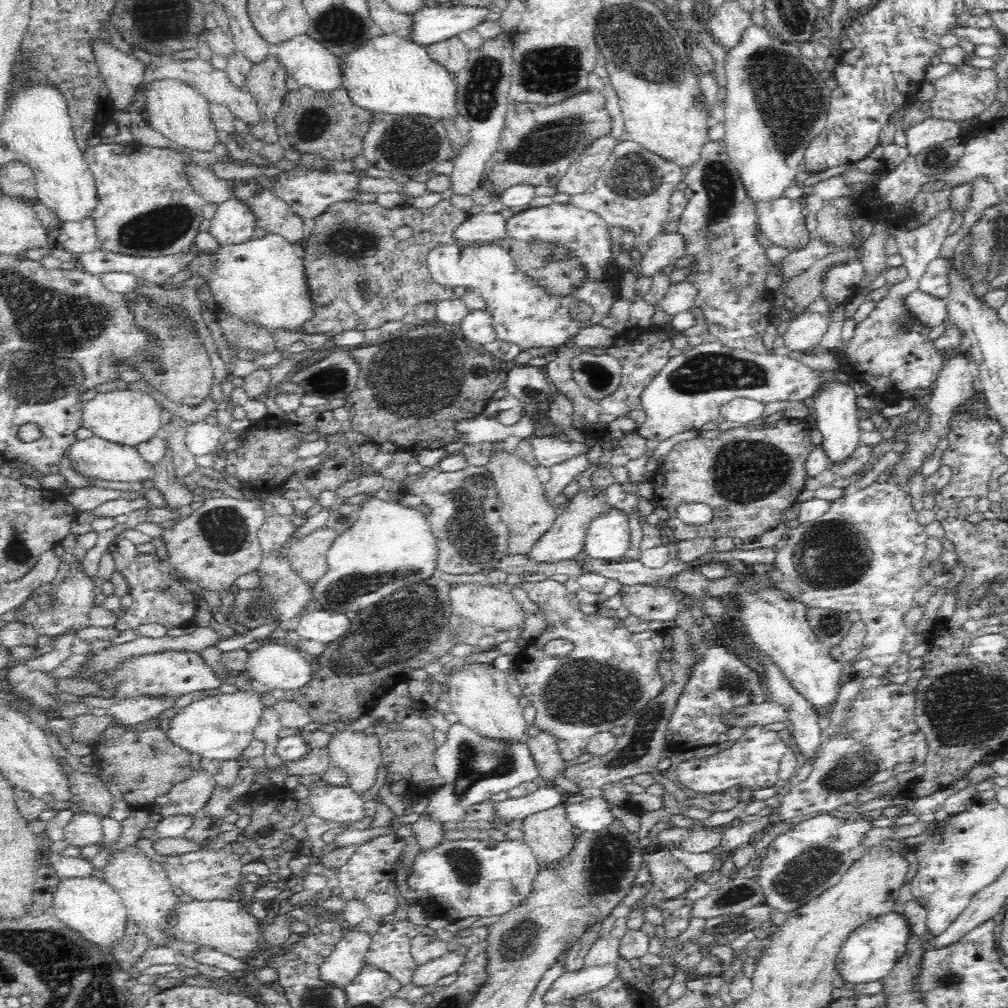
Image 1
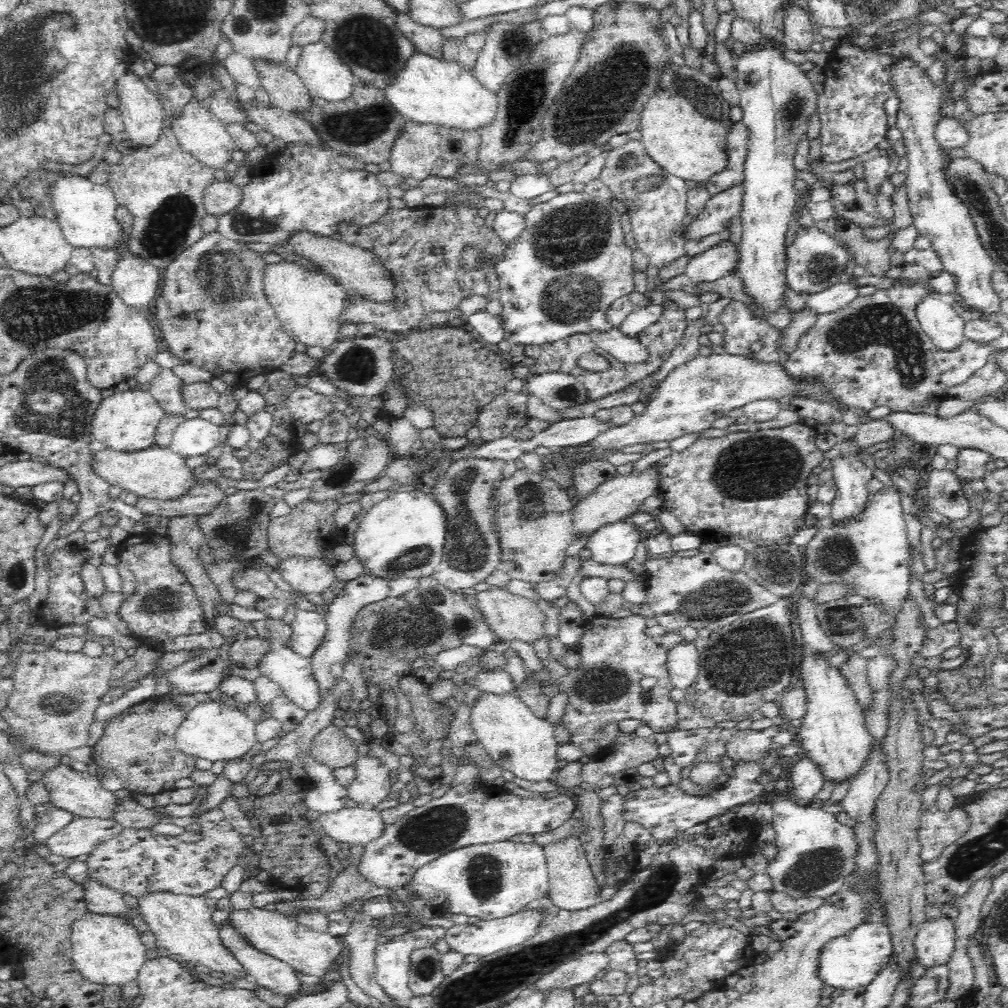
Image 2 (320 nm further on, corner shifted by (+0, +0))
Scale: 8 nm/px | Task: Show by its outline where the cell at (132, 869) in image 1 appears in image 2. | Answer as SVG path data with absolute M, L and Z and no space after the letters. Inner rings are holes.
M151 890L138 897L138 910L144 916L146 926L154 934L157 946L167 948L171 956L182 956L185 965L201 963L224 975L240 979L249 978L242 969L242 964L238 963L236 957L221 943L219 929L212 920L212 913L217 909L216 901L207 895L192 896L174 894L167 890Z

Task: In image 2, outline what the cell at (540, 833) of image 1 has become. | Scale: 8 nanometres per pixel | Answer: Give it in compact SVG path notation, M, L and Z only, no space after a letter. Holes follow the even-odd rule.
M568 836L564 840L544 843L547 871L549 872L548 895L552 902L562 910L582 910L602 902L600 890L596 884L584 843L579 836Z

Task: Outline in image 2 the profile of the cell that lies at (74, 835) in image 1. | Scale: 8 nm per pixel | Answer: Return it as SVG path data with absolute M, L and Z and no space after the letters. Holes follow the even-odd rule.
M75 817L63 830L53 835L46 846L52 854L76 858L94 852L102 842L118 837L125 830L112 818Z

